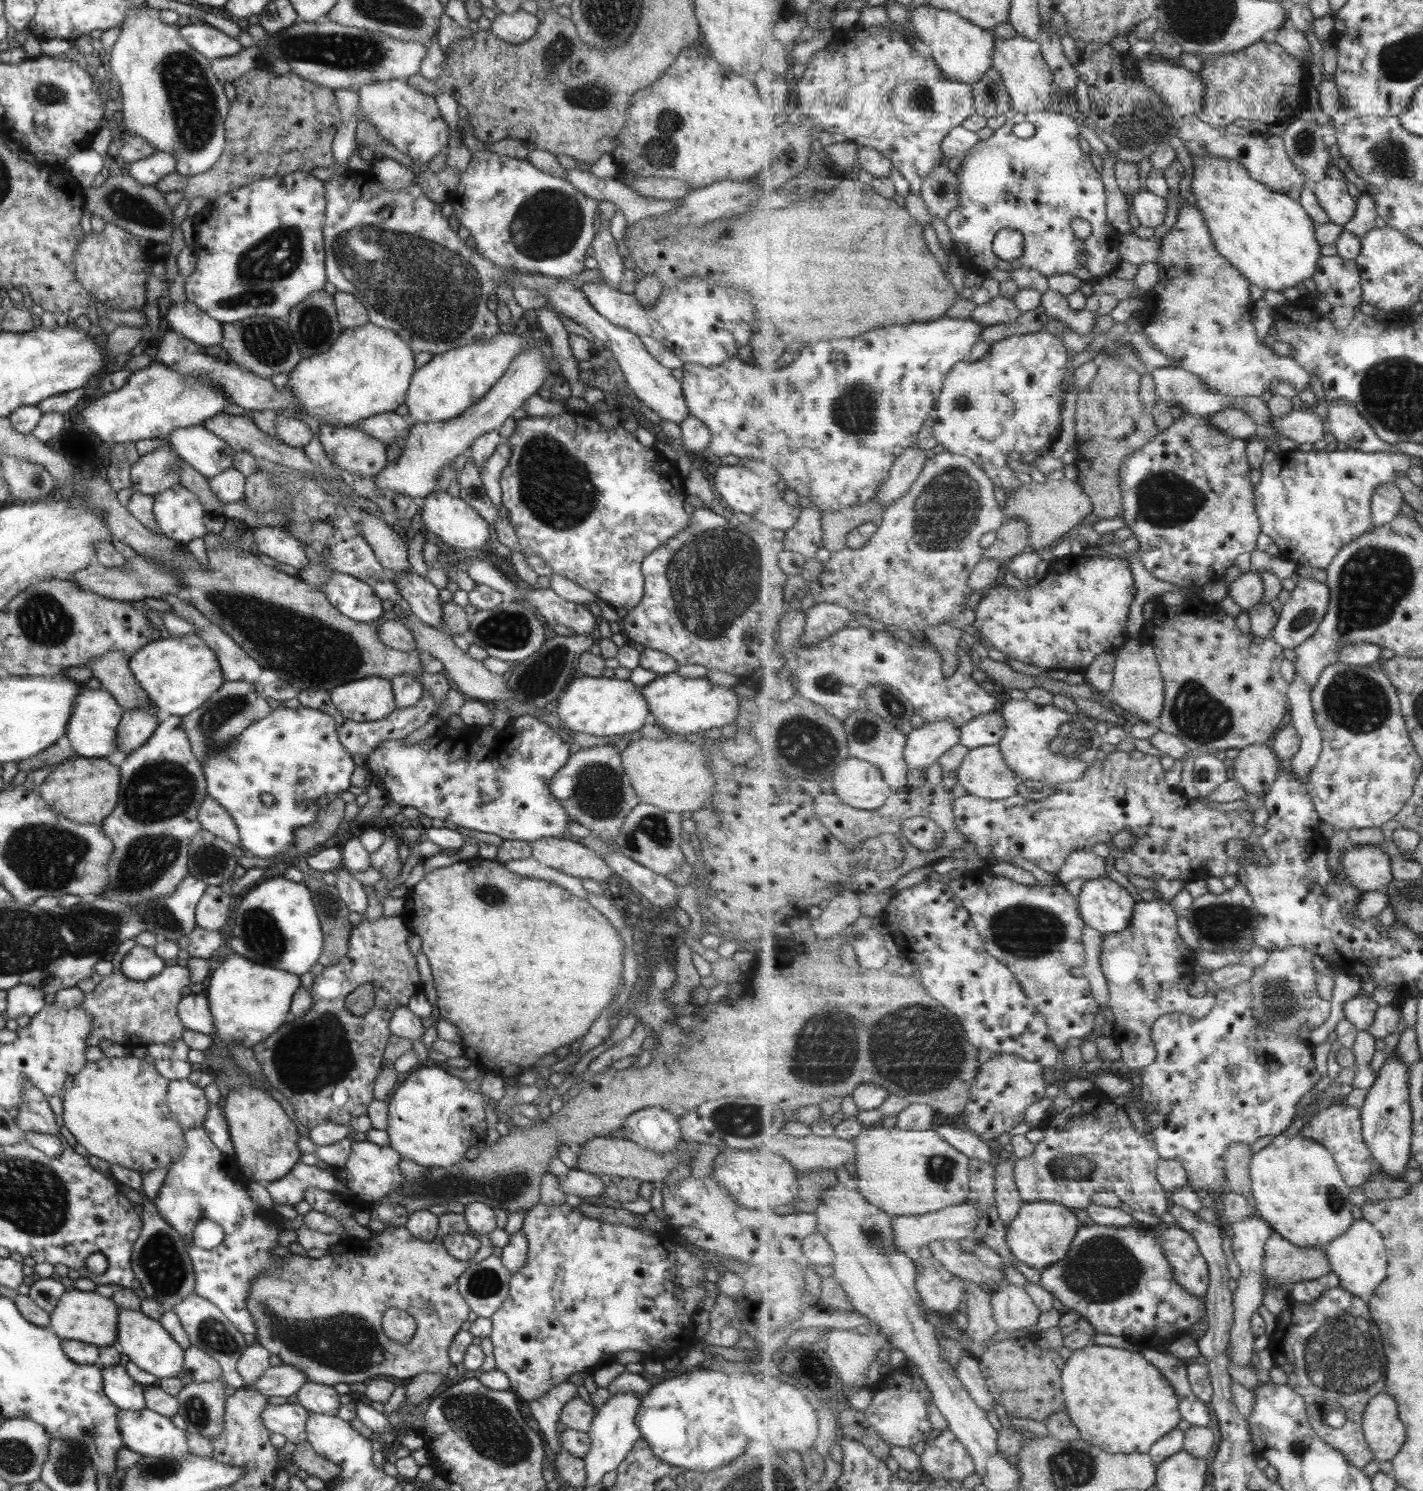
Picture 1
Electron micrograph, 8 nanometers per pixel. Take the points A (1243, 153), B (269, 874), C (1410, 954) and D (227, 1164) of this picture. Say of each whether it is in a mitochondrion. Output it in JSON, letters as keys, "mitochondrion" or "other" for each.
{"A":"other","B":"other","C":"other","D":"other"}

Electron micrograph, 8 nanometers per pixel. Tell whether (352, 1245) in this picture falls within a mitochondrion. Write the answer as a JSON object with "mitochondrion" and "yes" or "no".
{"mitochondrion":"no"}

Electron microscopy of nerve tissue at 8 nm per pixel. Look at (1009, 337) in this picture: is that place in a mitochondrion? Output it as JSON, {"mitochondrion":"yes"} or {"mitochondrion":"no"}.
{"mitochondrion":"no"}

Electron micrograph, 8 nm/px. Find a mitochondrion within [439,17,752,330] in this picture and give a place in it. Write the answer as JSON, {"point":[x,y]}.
{"point":[547,225]}

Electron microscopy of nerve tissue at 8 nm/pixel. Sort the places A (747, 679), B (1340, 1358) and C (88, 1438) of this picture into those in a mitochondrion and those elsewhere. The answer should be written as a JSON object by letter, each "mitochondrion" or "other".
{"A":"other","B":"mitochondrion","C":"mitochondrion"}

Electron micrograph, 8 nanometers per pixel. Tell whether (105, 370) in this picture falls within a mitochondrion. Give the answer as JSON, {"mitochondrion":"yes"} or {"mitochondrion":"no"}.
{"mitochondrion":"no"}

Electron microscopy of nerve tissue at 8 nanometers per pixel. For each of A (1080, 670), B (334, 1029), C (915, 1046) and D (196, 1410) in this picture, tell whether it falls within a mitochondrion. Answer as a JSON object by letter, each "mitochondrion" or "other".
{"A":"other","B":"mitochondrion","C":"mitochondrion","D":"mitochondrion"}

